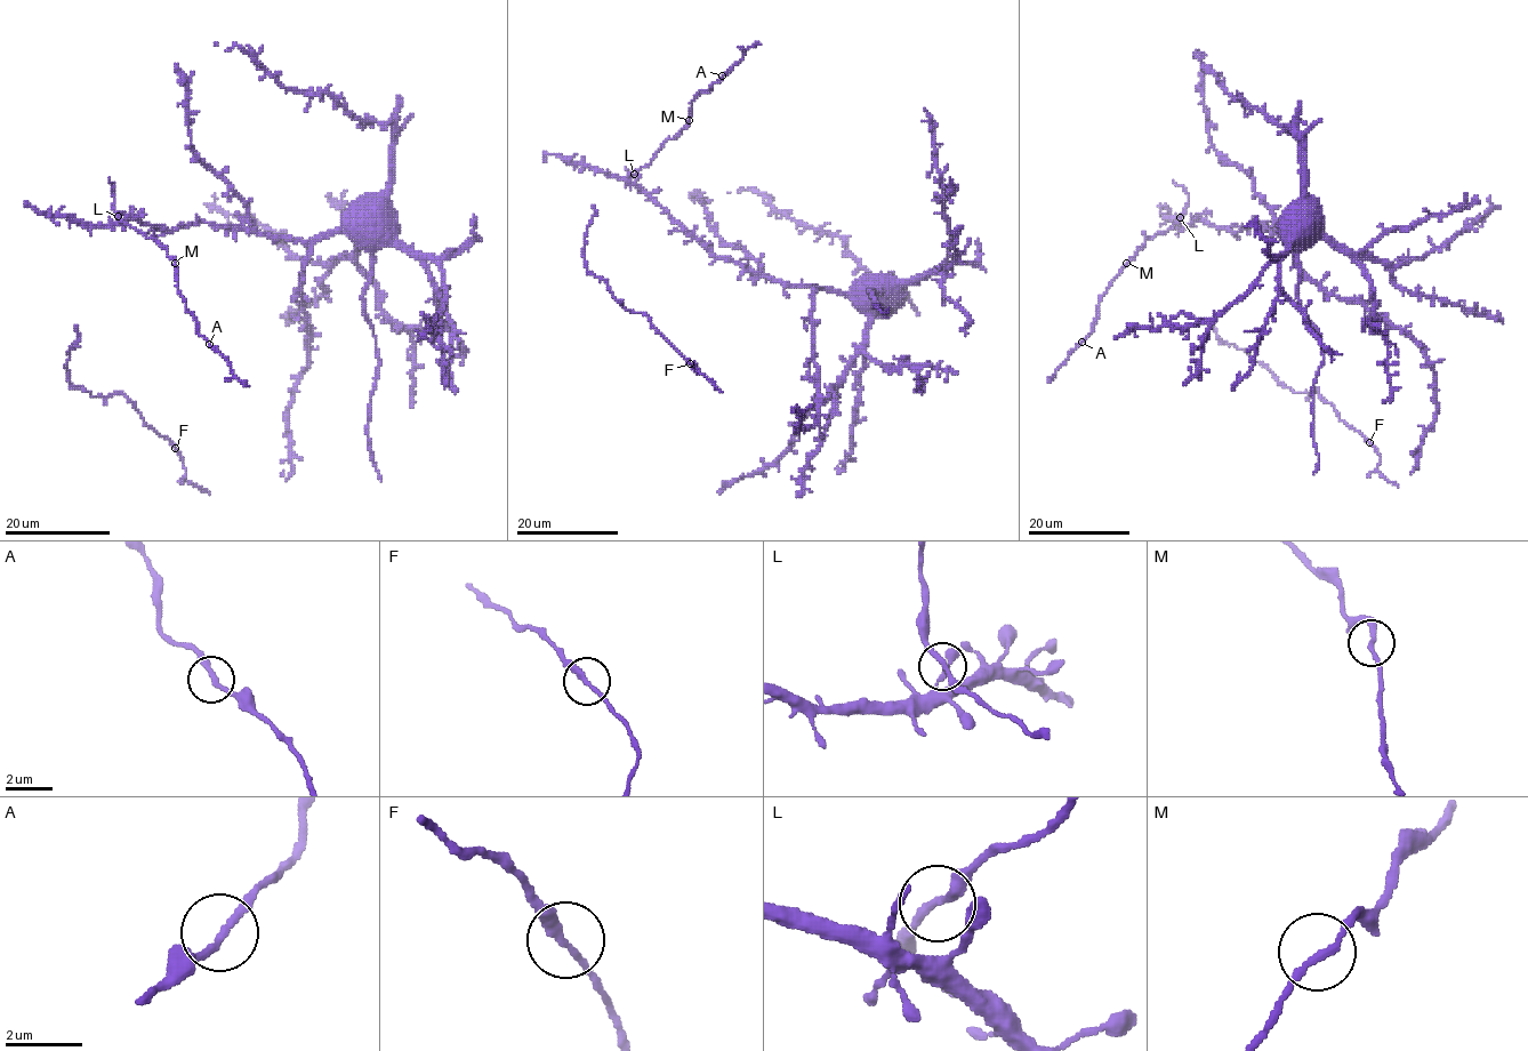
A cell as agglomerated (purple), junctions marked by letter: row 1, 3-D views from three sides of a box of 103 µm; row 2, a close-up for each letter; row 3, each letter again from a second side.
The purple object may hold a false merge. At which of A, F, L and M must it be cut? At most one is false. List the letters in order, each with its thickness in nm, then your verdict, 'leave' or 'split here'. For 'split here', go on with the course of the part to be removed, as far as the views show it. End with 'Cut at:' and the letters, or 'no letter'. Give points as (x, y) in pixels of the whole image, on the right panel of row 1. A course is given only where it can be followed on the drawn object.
A: 200 nm | leave
F: 240 nm | leave
L: 200 nm | leave
M: 190 nm | leave
Cut at: no letter

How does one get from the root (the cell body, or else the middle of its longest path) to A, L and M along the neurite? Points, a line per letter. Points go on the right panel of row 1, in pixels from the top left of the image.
A: (1283, 224), (1299, 232), (1293, 241), (1265, 224), (1228, 231), (1200, 221), (1147, 239), (1101, 297), (1082, 342)
L: (1283, 224), (1299, 232), (1293, 241), (1284, 232), (1265, 224), (1228, 231), (1192, 221), (1181, 229), (1180, 218)
M: (1283, 224), (1299, 232), (1293, 241), (1265, 224), (1228, 231), (1176, 223), (1147, 239), (1126, 263)

